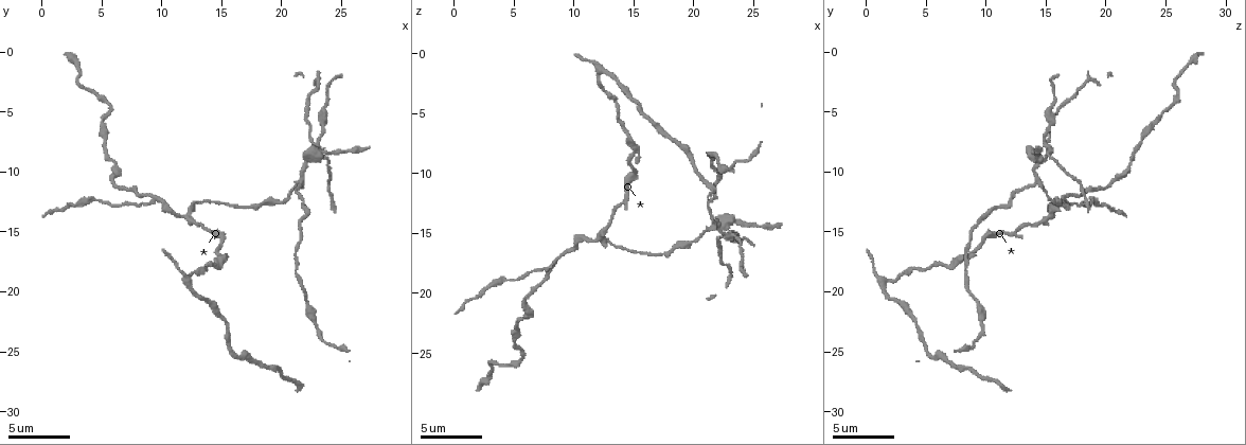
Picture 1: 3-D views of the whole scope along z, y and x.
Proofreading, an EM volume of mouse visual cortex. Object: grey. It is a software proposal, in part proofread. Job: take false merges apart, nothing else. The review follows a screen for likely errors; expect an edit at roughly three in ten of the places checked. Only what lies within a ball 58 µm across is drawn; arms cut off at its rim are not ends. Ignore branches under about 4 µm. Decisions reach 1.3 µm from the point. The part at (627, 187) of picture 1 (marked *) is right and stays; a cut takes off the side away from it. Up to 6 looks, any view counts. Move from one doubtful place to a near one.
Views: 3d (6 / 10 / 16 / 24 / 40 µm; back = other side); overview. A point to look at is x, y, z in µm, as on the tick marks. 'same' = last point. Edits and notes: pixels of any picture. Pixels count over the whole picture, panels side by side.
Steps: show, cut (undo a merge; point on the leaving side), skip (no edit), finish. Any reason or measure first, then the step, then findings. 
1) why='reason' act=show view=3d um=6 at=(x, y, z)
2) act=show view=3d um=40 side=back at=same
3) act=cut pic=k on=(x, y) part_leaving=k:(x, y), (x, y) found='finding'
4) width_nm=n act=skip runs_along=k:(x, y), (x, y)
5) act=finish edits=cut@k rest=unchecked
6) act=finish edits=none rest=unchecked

why='a fork' act=show view=3d um=6 at=(21.6, 10.8, 14.4)

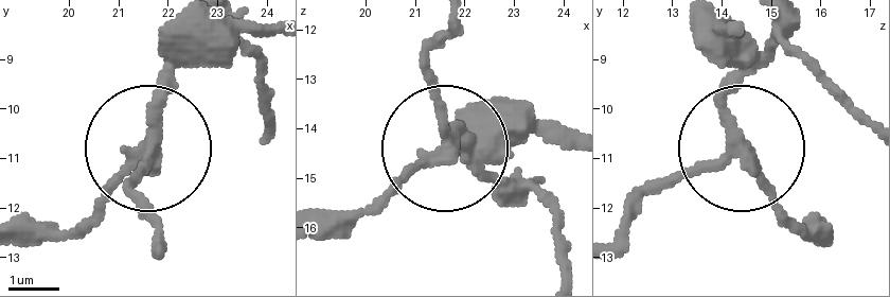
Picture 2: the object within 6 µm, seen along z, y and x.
act=show view=3d um=6 side=back at=(21.70, 10.75, 14.35)

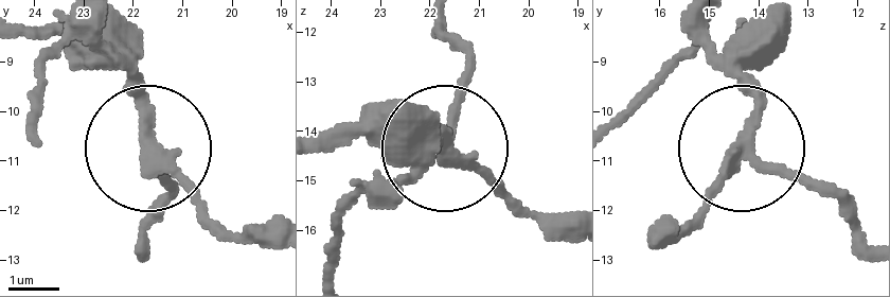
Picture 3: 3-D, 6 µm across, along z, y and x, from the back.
width_nm=250 act=cut pic=3 on=(129, 75) found='a second neuron is stuck on'

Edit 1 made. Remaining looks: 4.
why='thick turns thin' act=show view=3d um=16 at=(17.8, 12.8, 16.6)

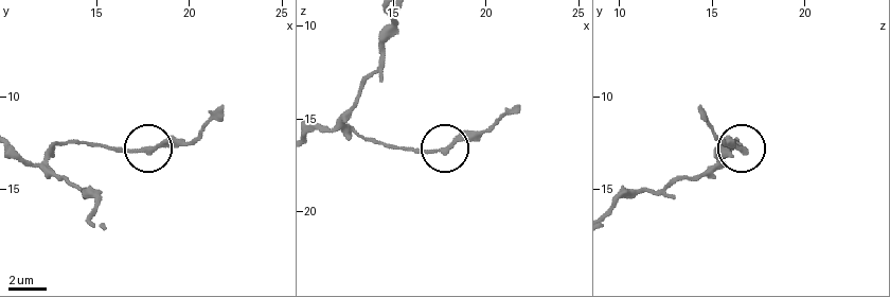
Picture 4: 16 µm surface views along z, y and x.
width_nm=230 act=skip found='all the same neuron'

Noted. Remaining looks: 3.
why='three-way junction' act=show view=3d um=6 at=(9.2, 12.4, 16.6)

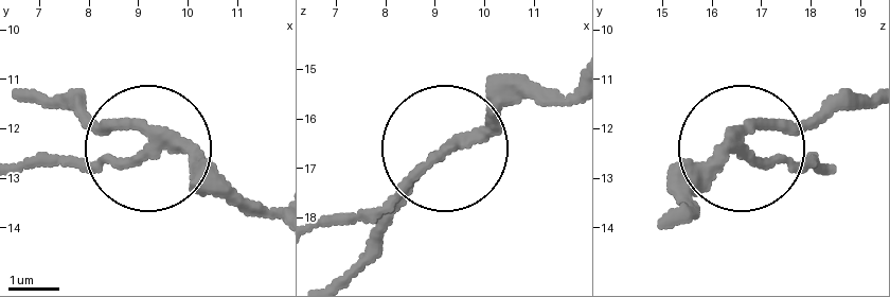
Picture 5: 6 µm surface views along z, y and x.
side_arm_um=12 act=cut pic=5 on=(83, 164) part_leaving=5:(138, 155), (29, 168) found='two neurons meet here'

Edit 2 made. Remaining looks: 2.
act=finish edits=cut@3,cut@5 rest=unchecked

